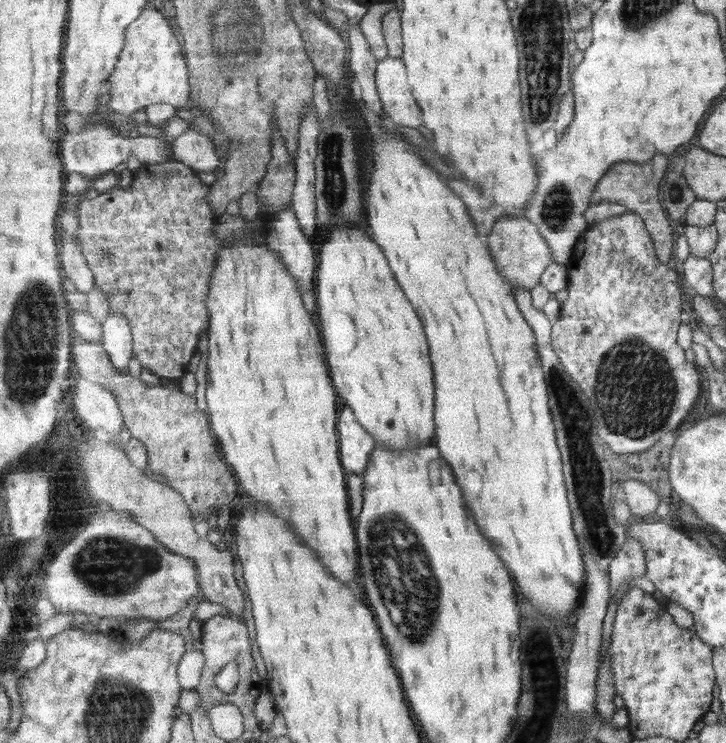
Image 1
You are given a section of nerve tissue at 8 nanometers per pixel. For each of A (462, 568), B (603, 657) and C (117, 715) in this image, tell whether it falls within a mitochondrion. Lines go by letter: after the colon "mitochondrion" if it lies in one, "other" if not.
A: other
B: other
C: mitochondrion

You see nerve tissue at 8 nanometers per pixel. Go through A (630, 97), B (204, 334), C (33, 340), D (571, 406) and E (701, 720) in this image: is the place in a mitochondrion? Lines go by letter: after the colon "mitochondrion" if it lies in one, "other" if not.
A: other
B: other
C: mitochondrion
D: mitochondrion
E: other

